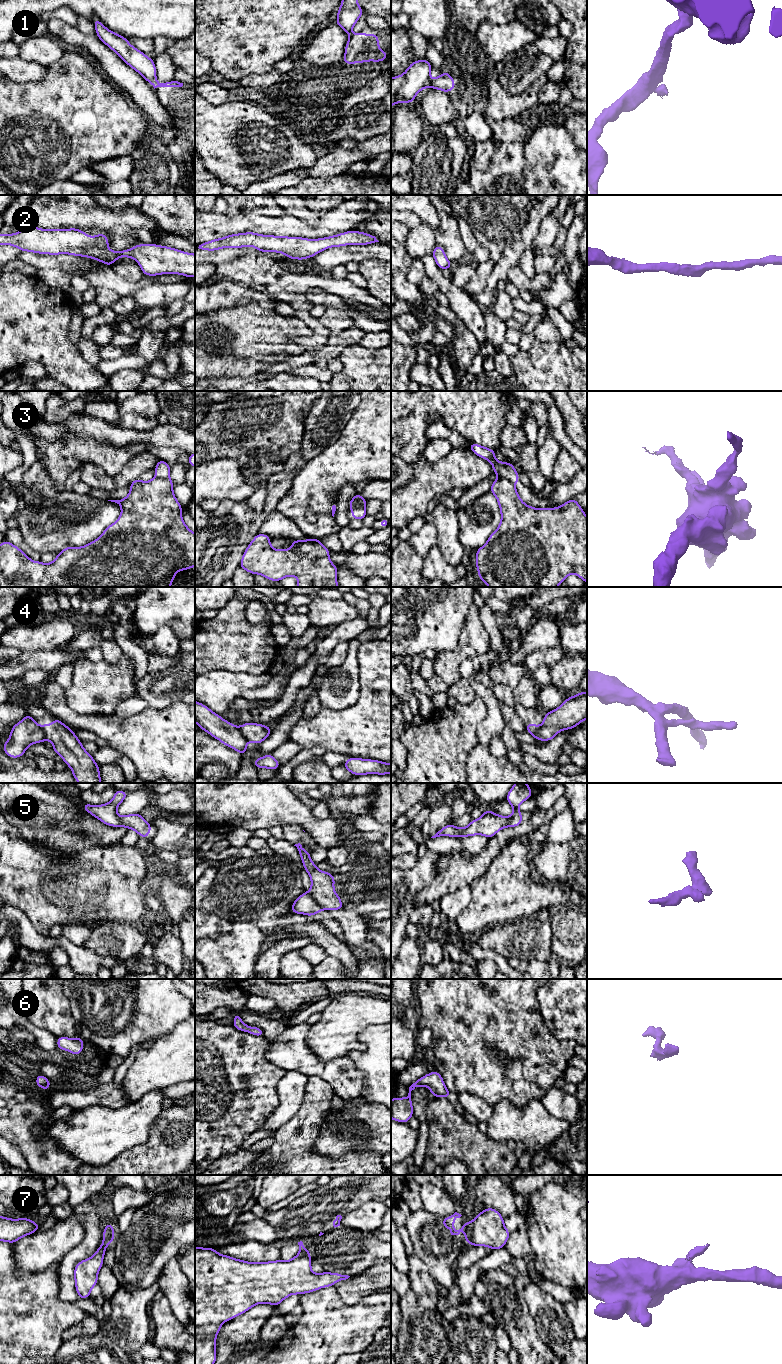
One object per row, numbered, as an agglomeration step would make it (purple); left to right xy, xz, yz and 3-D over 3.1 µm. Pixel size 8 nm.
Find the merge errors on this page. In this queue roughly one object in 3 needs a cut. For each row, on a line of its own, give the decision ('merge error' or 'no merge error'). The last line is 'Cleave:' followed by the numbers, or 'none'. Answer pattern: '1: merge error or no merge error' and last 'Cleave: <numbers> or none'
1: merge error
2: no merge error
3: merge error
4: merge error
5: merge error
6: no merge error
7: merge error
Cleave: 1, 3, 4, 5, 7

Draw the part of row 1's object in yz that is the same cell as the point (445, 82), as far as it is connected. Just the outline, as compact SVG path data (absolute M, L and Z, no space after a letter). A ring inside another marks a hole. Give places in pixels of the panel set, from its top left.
M444 71L437 78L431 80L428 87L443 90L446 94L448 94L451 89L456 88L456 84L454 83L452 76L448 72Z

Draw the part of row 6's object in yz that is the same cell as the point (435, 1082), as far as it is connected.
M434 1070L425 1076L419 1078L409 1087L409 1093L406 1098L394 1097L391 1100L391 1118L394 1121L408 1123L414 1115L411 1091L419 1086L426 1086L431 1091L431 1096L449 1098L451 1092L445 1087L444 1080L438 1071Z

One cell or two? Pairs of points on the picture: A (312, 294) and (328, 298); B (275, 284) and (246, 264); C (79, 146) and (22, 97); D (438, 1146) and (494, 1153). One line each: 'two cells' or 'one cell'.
A: one cell
B: one cell
C: one cell
D: one cell

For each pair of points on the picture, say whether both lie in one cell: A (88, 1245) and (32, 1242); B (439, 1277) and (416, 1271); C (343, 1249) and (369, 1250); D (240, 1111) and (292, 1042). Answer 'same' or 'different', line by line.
A: different
B: different
C: same
D: different

